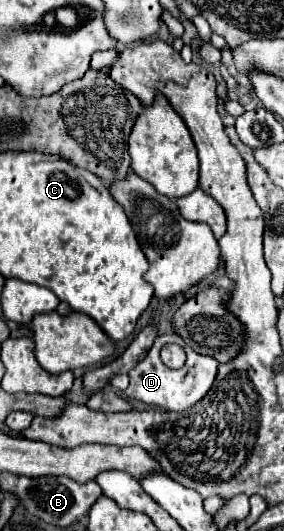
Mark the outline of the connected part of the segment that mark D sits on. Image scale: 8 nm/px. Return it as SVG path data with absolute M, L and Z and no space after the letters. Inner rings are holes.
M172 333L172 335L160 335L160 337L156 337L156 341L150 347L150 351L146 353L146 357L128 373L130 375L130 385L128 385L128 389L124 393L126 393L128 399L136 399L140 403L154 405L154 407L160 407L164 411L178 413L178 411L186 411L188 407L196 405L212 389L216 373L218 373L218 361L216 359L196 353L176 333ZM166 343L178 343L180 347L186 349L186 357L188 359L186 359L184 367L180 367L180 369L174 371L174 369L168 369L160 361L160 349Z

